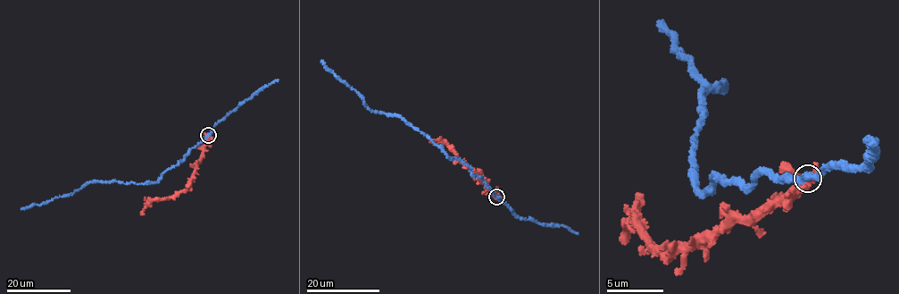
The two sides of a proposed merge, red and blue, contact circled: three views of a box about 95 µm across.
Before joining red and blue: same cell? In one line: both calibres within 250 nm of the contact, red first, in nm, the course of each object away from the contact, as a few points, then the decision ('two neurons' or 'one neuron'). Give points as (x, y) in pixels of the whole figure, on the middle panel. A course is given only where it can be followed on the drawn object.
360 nm thick on the red side, 400 nm on the other; red runs (496, 197), (477, 172), (461, 161), (448, 145), (430, 141); blue runs (496, 197), (483, 180), (471, 174), (470, 167), (445, 155), (399, 116), (364, 104), (321, 61); two neurons

